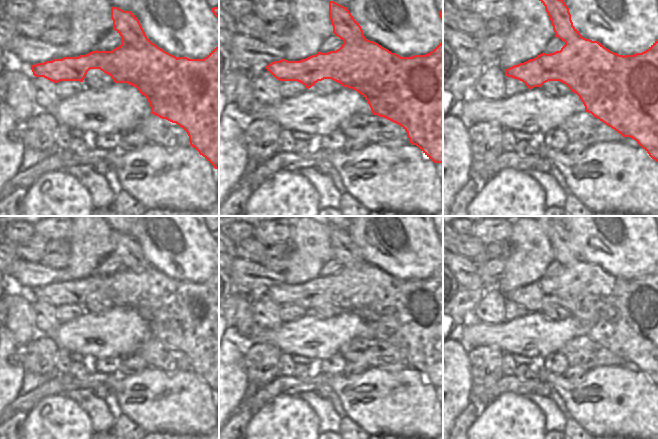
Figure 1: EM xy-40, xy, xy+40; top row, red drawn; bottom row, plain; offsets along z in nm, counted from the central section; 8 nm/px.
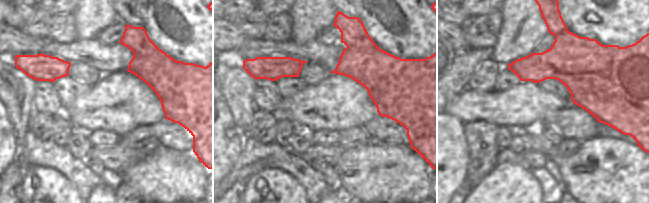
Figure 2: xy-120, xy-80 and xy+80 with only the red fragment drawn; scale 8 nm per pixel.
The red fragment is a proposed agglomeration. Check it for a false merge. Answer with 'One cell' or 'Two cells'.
Two cells

